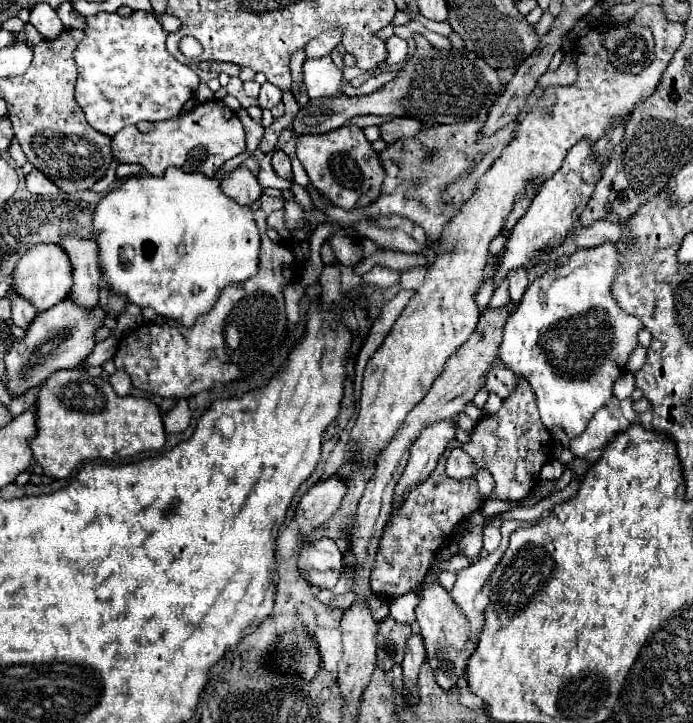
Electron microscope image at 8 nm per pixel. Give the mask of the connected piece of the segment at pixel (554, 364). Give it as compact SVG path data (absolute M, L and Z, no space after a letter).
M615 243L575 251L569 259L567 265L547 271L529 285L519 307L509 315L503 327L497 359L531 383L543 425L547 429L559 427L569 439L575 439L585 431L589 419L613 397L613 383L621 377L629 355L637 347L637 333L643 329L643 321L635 319L635 315L627 315L611 295L611 283L615 283L619 271L619 251Z

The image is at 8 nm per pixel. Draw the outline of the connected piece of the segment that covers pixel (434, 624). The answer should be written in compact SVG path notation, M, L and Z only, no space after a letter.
M423 579L415 589L411 589L419 595L419 605L415 609L417 613L417 623L421 637L425 639L425 649L427 649L427 659L429 665L435 671L437 683L443 689L451 689L457 685L459 677L465 673L469 653L465 653L465 643L467 643L467 621L461 609L453 603L451 595L435 581Z

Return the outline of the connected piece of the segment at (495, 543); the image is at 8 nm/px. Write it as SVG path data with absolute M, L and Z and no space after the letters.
M491 523L485 525L485 529L483 529L483 547L485 547L489 553L493 553L493 551L499 547L499 543L501 543L501 533L499 533L499 529L493 527Z

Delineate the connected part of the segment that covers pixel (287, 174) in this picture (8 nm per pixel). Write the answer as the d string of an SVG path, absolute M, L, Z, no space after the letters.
M275 151L275 155L273 155L273 169L275 169L275 173L281 177L281 179L285 179L285 181L293 181L293 171L291 171L291 159L287 157L287 153L283 153L283 151Z

